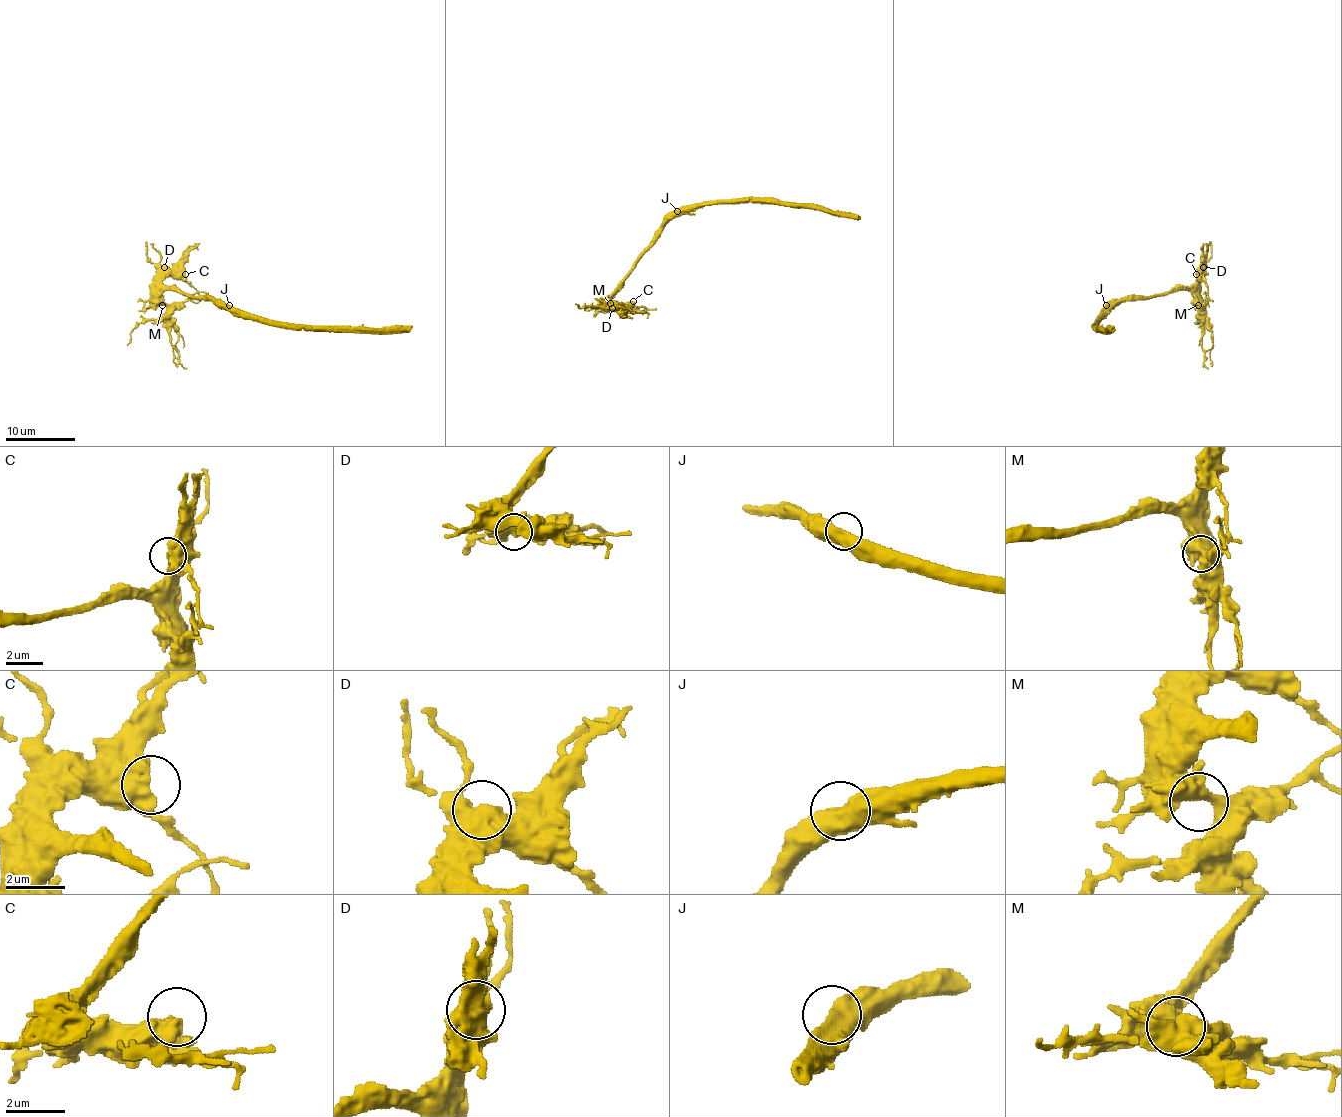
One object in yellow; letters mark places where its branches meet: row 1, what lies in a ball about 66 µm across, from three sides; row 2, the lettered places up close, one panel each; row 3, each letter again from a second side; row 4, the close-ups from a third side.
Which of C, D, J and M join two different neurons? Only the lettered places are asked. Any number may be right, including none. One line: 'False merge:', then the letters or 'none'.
False merge: none

